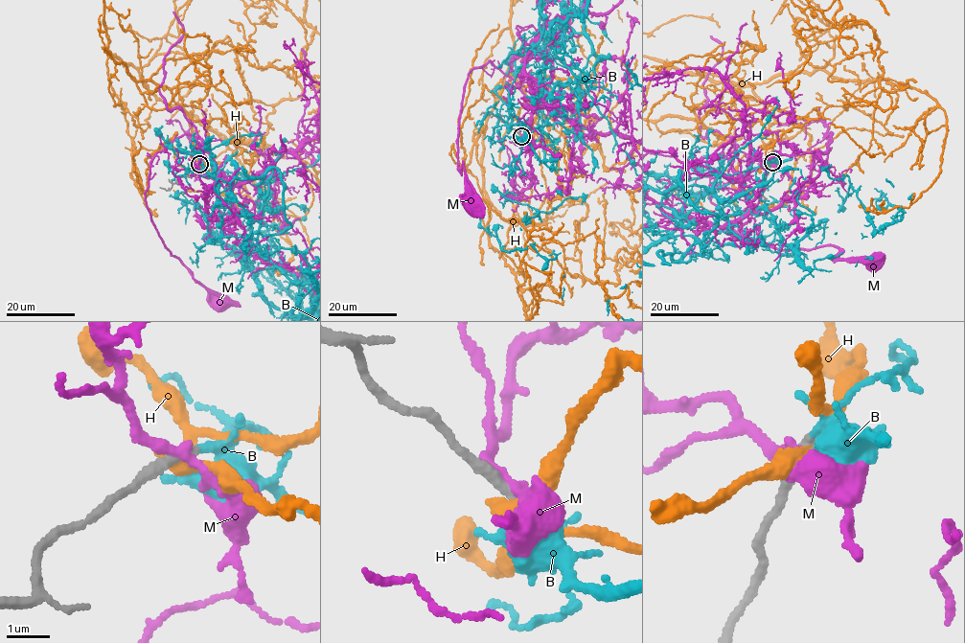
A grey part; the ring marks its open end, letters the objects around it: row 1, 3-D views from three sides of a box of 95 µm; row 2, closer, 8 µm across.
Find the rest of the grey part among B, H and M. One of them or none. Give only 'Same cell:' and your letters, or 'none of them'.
Same cell: B

